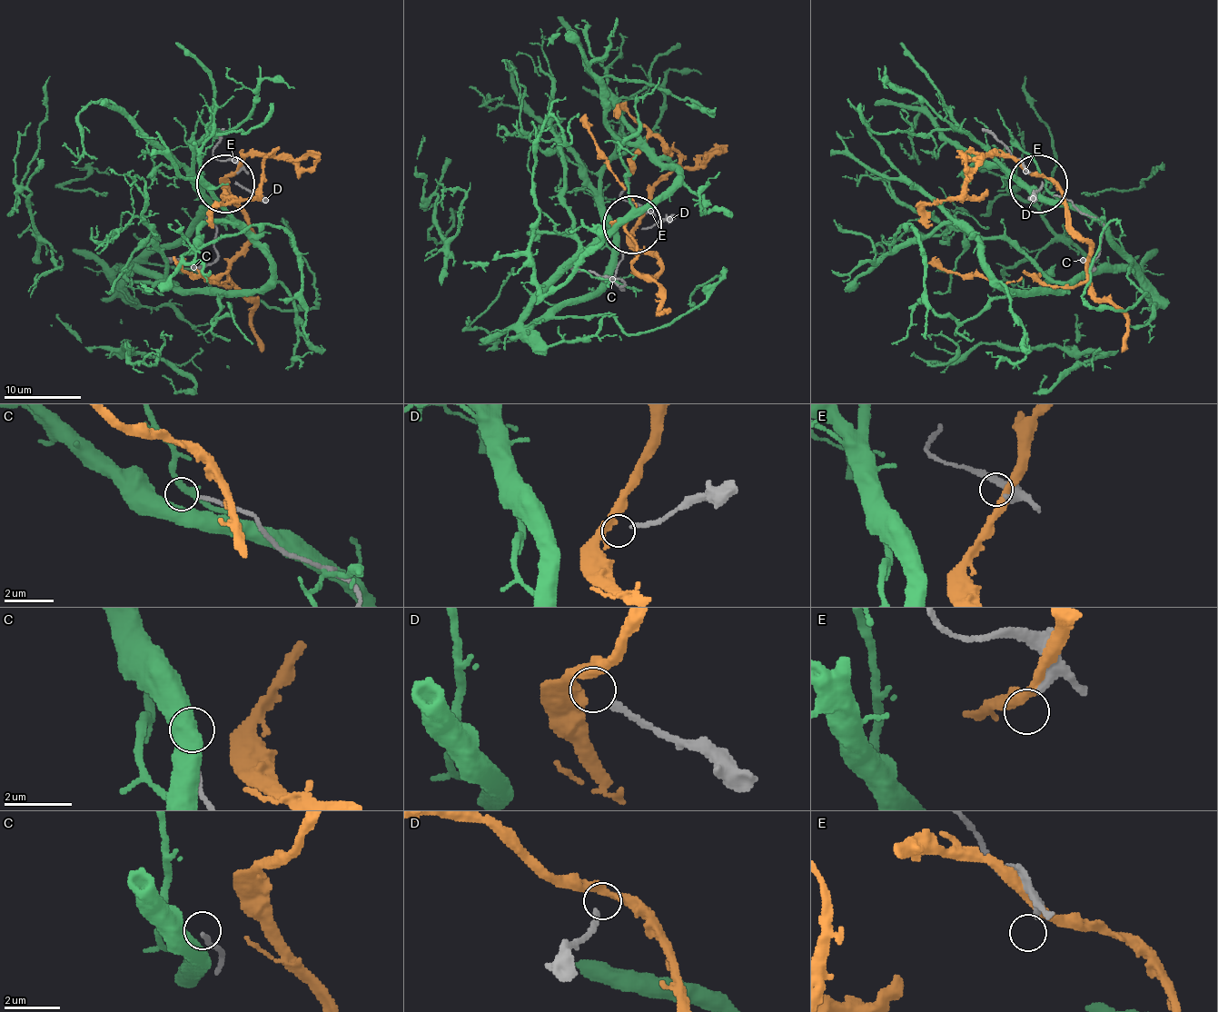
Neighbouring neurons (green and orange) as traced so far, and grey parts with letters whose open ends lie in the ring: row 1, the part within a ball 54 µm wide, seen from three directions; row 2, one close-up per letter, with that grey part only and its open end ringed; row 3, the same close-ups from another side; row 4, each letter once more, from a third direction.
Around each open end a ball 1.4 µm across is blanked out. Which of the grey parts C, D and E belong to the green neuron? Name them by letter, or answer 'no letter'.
no letter

